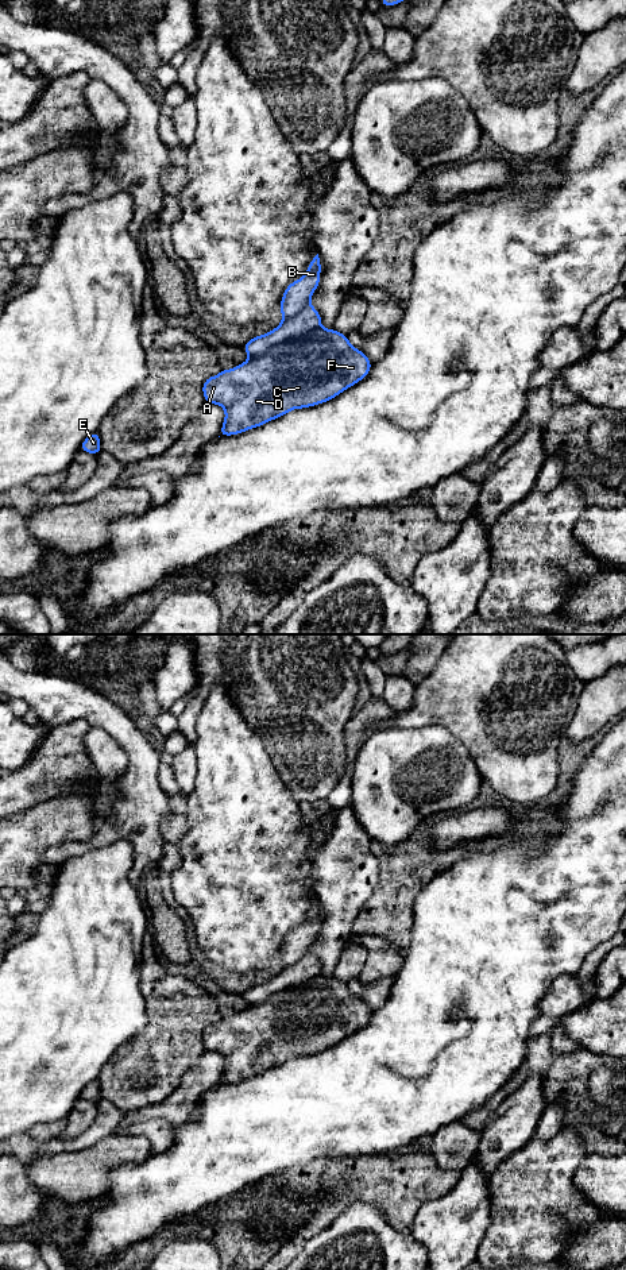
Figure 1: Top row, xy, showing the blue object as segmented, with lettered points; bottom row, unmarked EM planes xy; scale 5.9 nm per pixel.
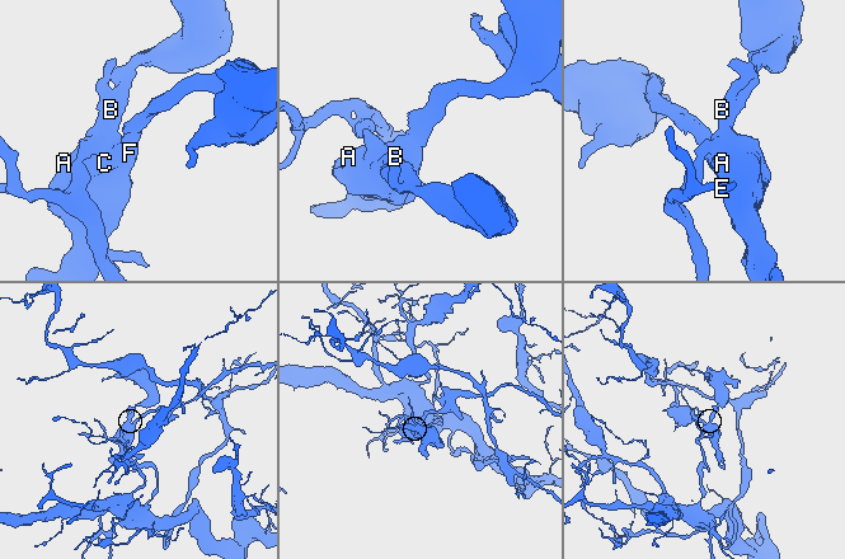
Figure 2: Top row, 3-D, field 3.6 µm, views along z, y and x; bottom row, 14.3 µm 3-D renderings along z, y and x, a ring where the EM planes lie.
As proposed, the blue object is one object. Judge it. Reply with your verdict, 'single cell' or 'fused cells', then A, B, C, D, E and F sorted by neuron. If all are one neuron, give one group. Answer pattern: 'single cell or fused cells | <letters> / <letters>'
fused cells | A B C D F / E

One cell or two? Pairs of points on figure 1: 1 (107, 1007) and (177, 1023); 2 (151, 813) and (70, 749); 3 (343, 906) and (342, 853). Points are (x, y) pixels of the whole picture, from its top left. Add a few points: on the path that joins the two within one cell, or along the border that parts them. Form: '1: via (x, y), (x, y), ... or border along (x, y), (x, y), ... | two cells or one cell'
1: border along (140, 985), (147, 1025), (127, 1041) | two cells
2: border along (124, 771), (120, 779), (120, 795), (107, 817) | two cells
3: via (343, 892), (343, 867) | one cell

